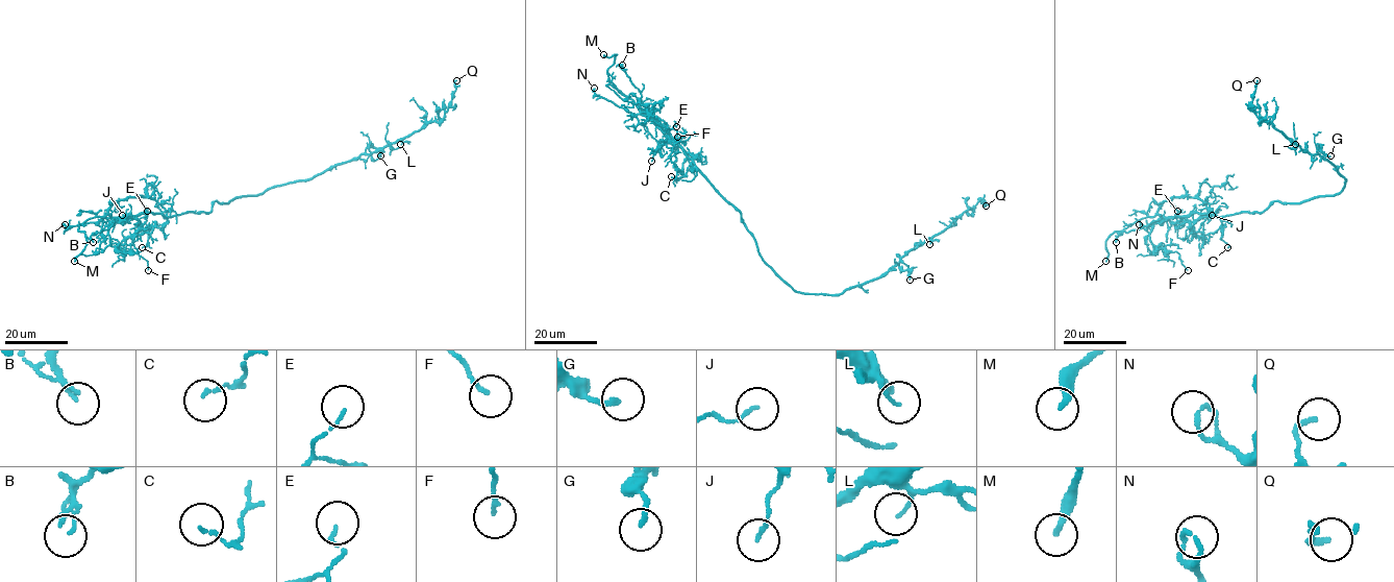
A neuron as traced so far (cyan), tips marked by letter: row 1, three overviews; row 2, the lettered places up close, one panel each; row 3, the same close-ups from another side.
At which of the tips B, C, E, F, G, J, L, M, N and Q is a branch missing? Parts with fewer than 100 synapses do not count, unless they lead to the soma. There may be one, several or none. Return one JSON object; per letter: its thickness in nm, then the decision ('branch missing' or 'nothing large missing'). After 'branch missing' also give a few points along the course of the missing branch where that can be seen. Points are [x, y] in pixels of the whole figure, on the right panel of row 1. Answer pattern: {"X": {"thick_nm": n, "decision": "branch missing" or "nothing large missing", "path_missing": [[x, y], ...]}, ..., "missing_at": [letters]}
{"B": {"thick_nm": 100, "decision": "nothing large missing"}, "C": {"thick_nm": 110, "decision": "nothing large missing"}, "E": {"thick_nm": 100, "decision": "nothing large missing"}, "F": {"thick_nm": 150, "decision": "nothing large missing"}, "G": {"thick_nm": 170, "decision": "nothing large missing"}, "J": {"thick_nm": 110, "decision": "nothing large missing"}, "L": {"thick_nm": 100, "decision": "nothing large missing"}, "M": {"thick_nm": 240, "decision": "branch missing"}, "N": {"thick_nm": 170, "decision": "nothing large missing"}, "Q": {"thick_nm": 170, "decision": "nothing large missing"}, "missing_at": ["M"]}

